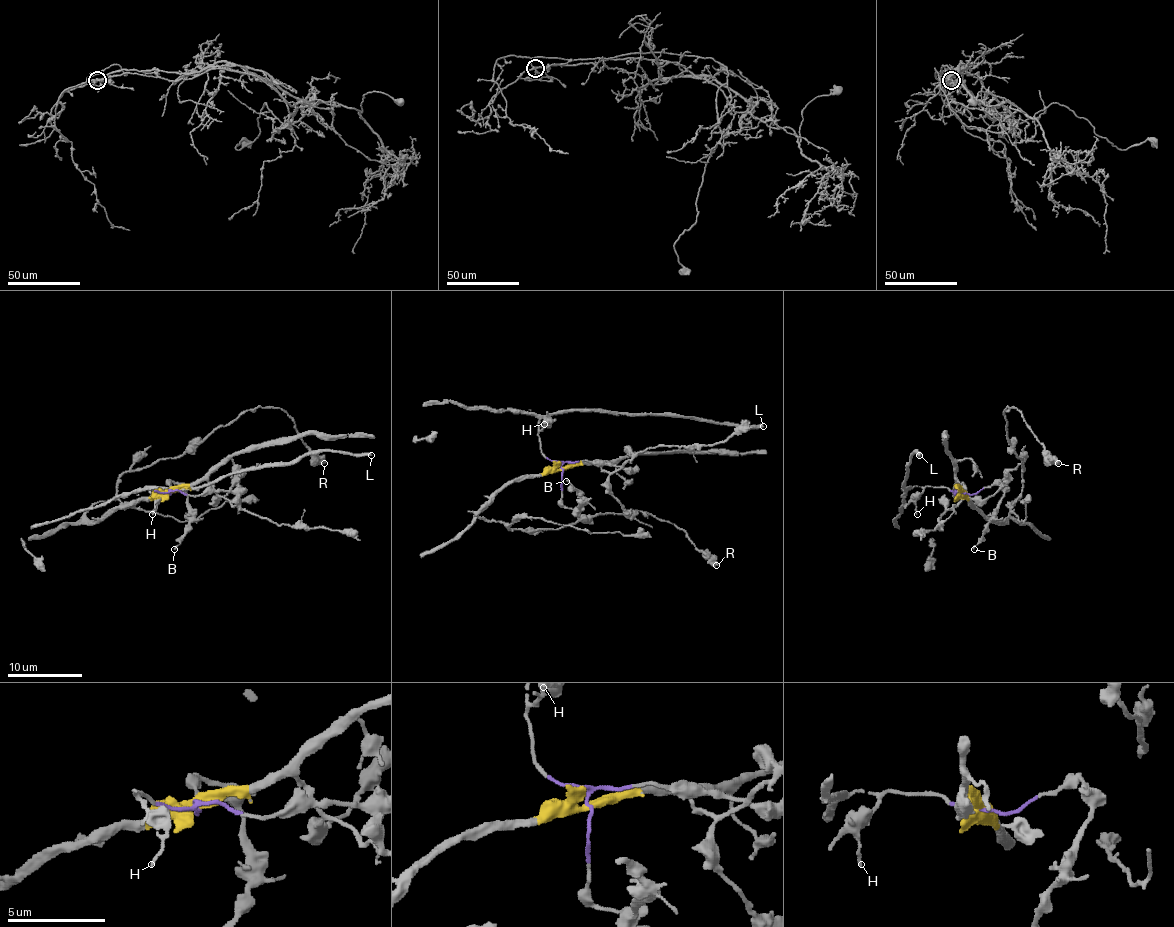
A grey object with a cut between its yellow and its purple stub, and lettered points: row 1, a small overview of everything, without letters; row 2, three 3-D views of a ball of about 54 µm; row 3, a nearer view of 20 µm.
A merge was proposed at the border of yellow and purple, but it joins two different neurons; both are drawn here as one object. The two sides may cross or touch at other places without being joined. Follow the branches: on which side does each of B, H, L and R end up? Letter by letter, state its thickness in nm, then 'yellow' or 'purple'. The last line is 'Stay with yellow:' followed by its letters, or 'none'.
B: 120 nm thick; purple
H: 160 nm thick; purple
L: 360 nm thick; purple
R: 550 nm thick; yellow
Stay with yellow: R

